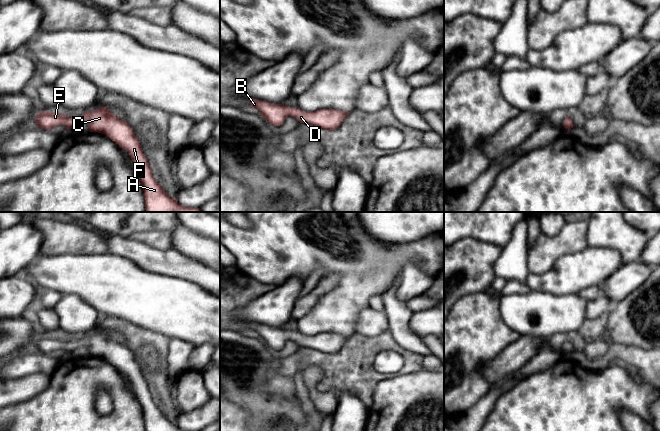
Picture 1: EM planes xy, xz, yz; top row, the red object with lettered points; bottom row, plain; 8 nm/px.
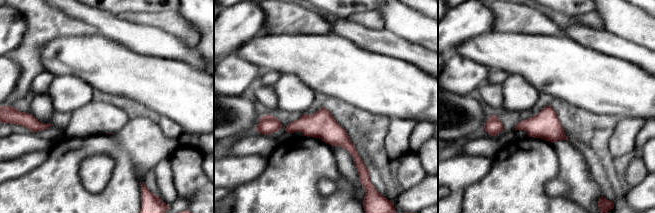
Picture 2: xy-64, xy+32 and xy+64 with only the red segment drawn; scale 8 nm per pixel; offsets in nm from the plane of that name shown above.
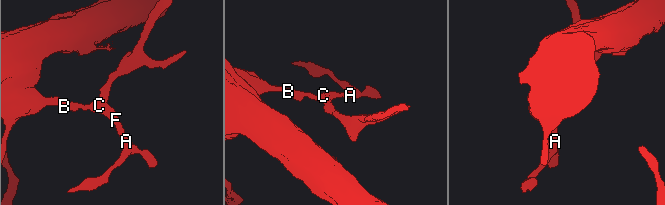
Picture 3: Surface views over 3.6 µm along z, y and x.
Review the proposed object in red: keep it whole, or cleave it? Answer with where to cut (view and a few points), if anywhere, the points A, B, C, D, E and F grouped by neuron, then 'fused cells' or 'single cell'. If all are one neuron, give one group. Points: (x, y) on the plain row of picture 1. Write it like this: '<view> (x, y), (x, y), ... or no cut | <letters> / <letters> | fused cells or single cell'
no cut | A B C D E F | single cell

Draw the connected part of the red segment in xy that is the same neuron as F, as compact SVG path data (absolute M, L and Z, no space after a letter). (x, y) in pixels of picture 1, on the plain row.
M106 330L92 336L84 336L81 340L76 341L68 341L59 336L44 335L38 337L35 344L37 351L45 354L60 349L65 349L69 354L78 348L86 347L90 356L98 356L110 361L131 380L135 396L143 411L145 431L182 431L176 422L170 421L153 401L152 391L131 350L116 341Z

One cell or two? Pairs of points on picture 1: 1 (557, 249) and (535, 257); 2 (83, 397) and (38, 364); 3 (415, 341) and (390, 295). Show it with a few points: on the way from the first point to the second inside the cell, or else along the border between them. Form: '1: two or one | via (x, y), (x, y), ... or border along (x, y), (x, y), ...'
1: one | via (552, 249), (546, 250), (540, 256)
2: two | border along (60, 361), (50, 375)
3: one | via (403, 331), (398, 326), (398, 313), (394, 307)

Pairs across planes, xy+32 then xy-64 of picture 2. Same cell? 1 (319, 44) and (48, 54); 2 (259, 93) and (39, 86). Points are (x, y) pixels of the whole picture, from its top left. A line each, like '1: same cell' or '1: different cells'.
1: same cell
2: different cells

